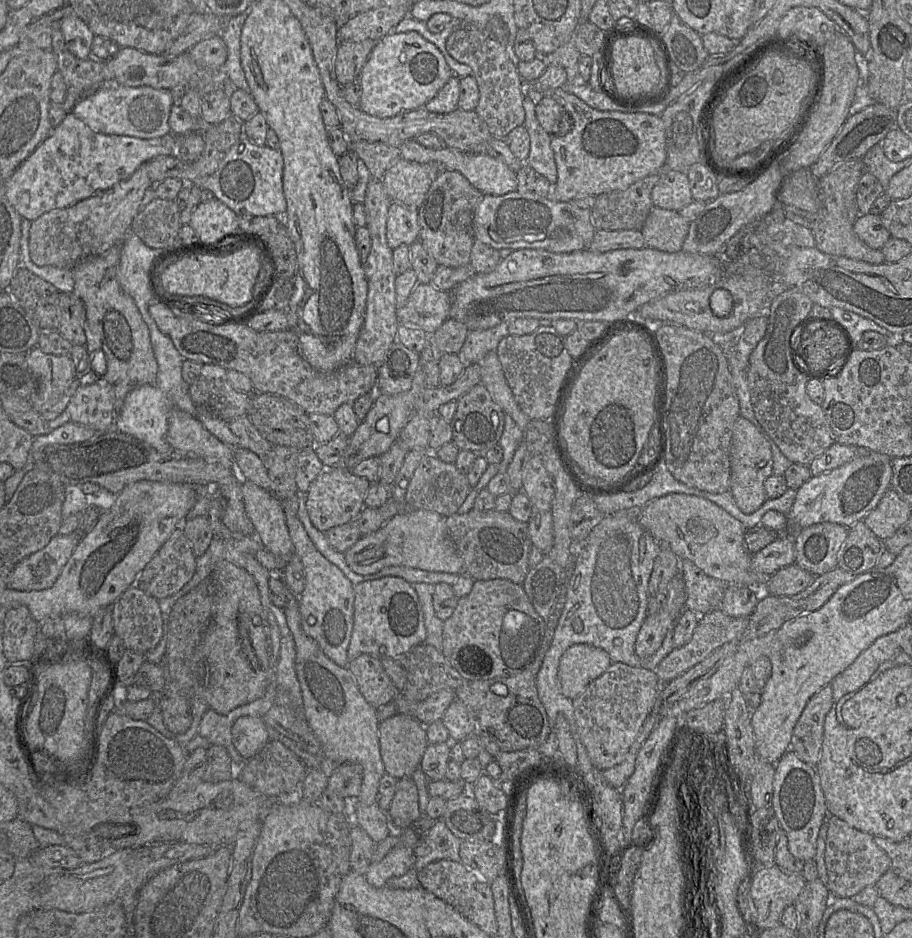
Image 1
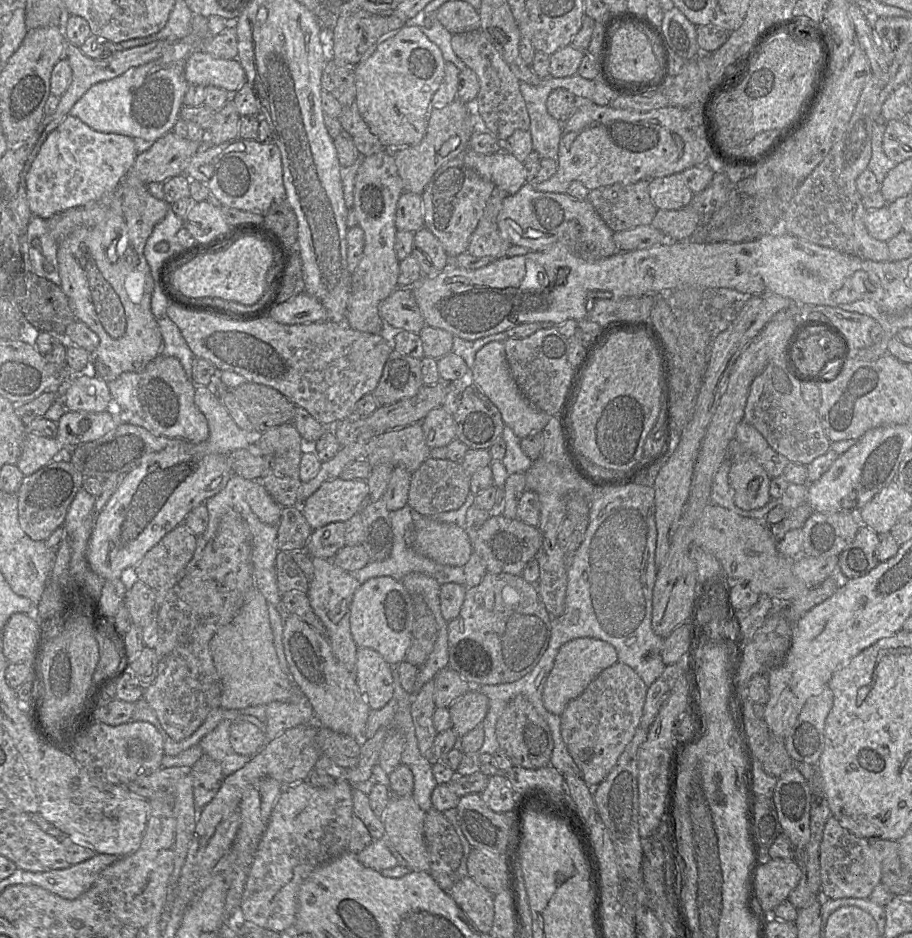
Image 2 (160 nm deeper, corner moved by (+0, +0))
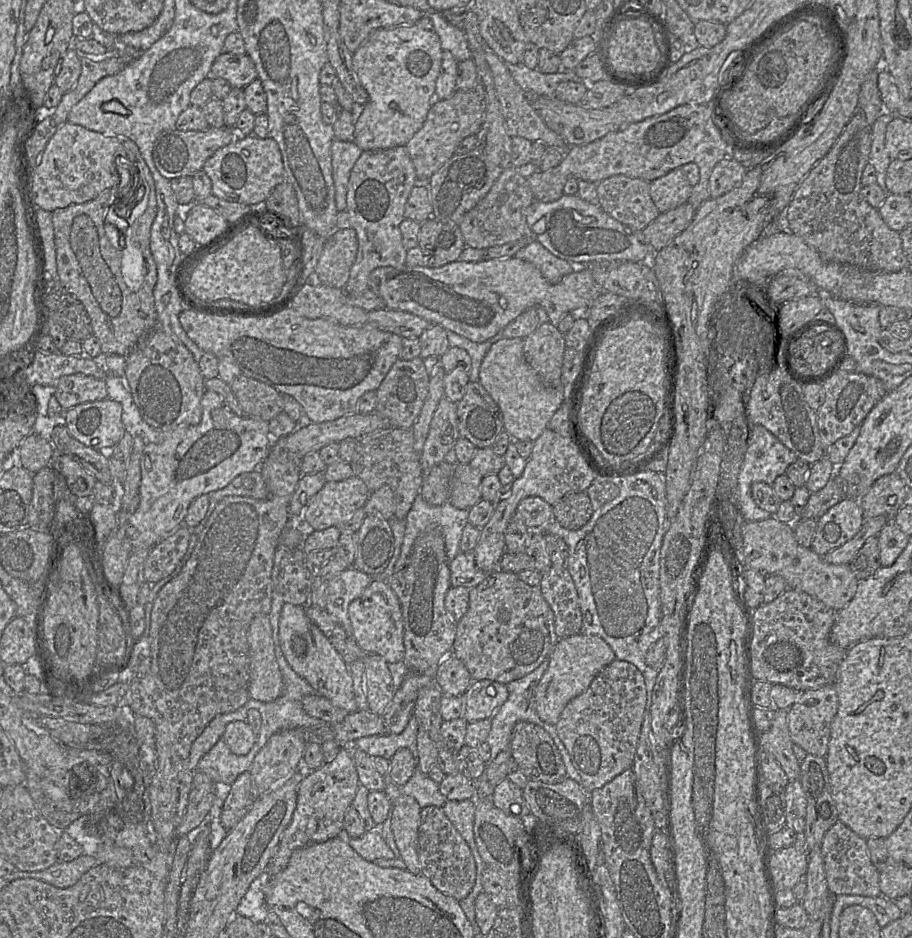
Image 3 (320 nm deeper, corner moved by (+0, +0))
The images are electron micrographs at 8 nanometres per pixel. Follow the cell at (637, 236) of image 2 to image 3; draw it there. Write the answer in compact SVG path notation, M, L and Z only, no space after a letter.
M687 202L667 212L660 213L651 223L649 223L641 234L643 242L649 244L655 252L667 246L677 235L679 235L692 221L696 209Z

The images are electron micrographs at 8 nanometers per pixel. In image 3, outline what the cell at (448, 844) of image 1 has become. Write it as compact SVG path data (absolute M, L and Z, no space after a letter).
M474 799L448 800L442 809L468 844L476 863L476 876L482 876L485 864L478 852L473 832L475 807L476 802Z

